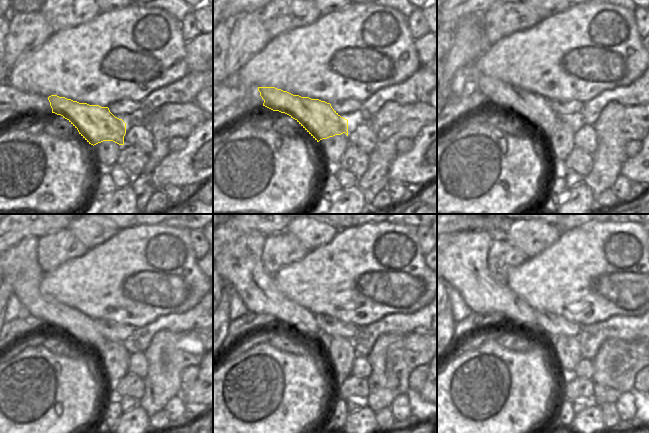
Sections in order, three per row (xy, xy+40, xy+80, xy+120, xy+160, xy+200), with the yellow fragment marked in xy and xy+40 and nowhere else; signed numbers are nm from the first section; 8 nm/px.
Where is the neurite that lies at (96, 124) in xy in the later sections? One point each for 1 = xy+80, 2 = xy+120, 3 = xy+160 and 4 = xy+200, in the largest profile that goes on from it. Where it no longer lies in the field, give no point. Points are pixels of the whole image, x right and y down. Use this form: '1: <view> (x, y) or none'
1: xy+80 (534, 109)
2: xy+120 (20, 262)
3: xy+160 (240, 265)
4: xy+200 (463, 264)

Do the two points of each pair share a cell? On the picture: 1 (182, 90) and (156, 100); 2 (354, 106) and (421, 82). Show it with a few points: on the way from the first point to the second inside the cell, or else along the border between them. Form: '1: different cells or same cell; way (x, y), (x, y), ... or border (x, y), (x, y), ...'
1: same cell; way (176, 92), (162, 95)
2: different cells; border (362, 103), (354, 119)

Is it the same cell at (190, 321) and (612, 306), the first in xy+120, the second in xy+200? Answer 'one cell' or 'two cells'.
two cells

